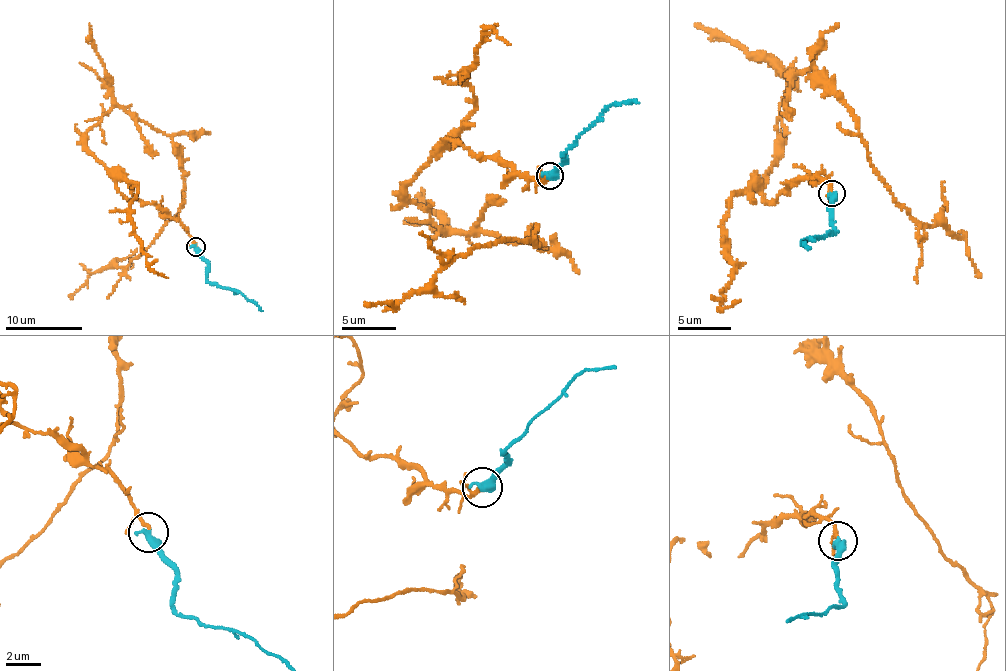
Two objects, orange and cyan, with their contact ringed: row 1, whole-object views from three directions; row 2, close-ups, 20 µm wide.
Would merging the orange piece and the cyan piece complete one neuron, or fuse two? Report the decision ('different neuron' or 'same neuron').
same neuron

